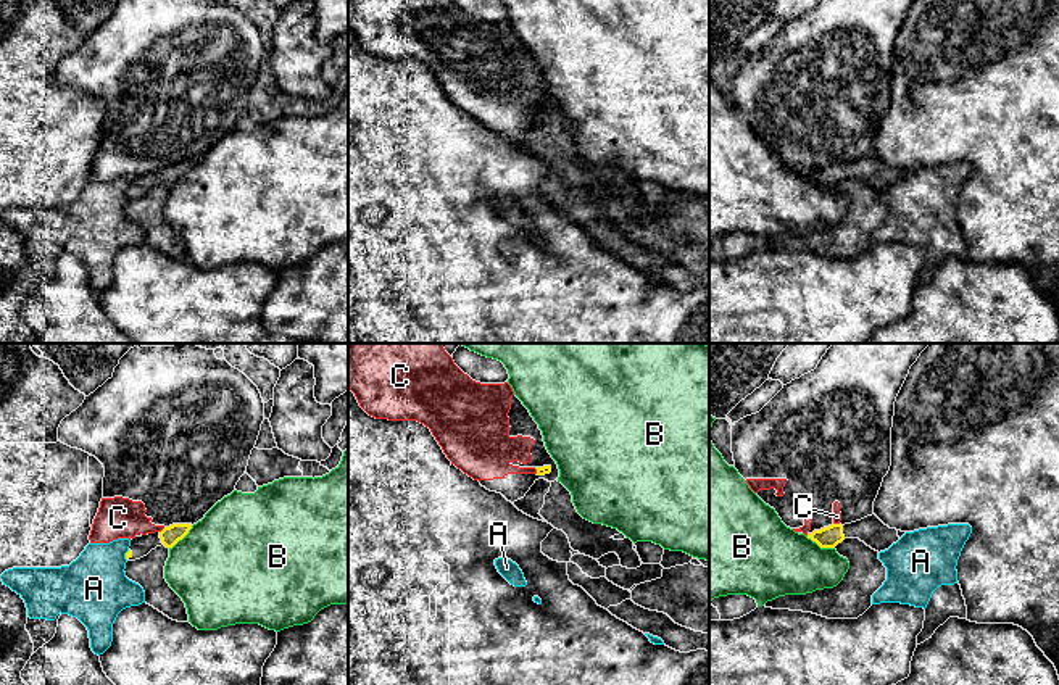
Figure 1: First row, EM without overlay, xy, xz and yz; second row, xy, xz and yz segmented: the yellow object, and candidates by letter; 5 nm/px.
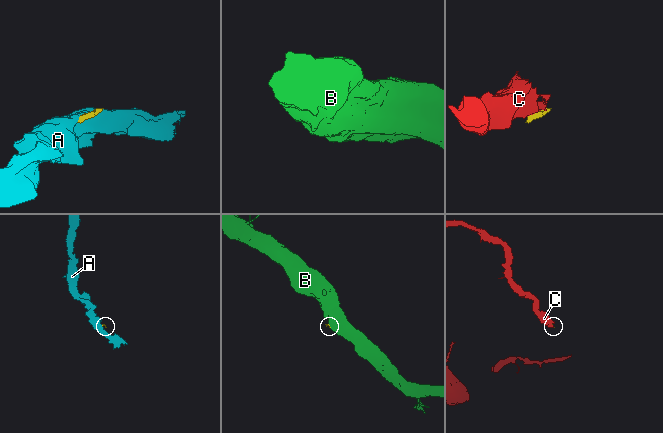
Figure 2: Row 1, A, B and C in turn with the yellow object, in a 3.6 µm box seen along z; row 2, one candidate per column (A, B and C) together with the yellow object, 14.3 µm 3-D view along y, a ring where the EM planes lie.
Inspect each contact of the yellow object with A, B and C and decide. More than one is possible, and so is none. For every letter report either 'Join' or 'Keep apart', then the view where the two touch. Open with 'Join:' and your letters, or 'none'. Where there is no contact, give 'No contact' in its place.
Join: none
A: Keep apart. Touches yellow in xy
B: Keep apart. Touches yellow in yz
C: Keep apart. Touches yellow in xy

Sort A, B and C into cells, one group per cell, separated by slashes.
A / B / C

